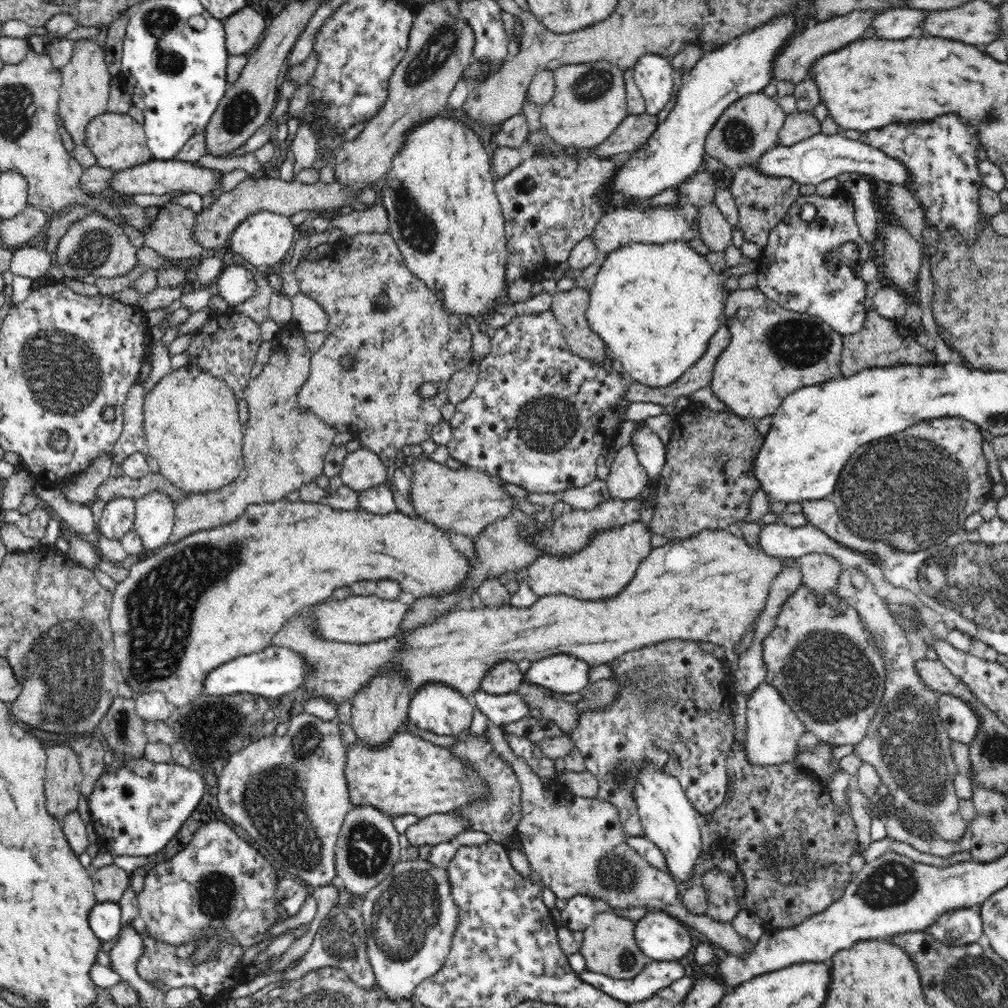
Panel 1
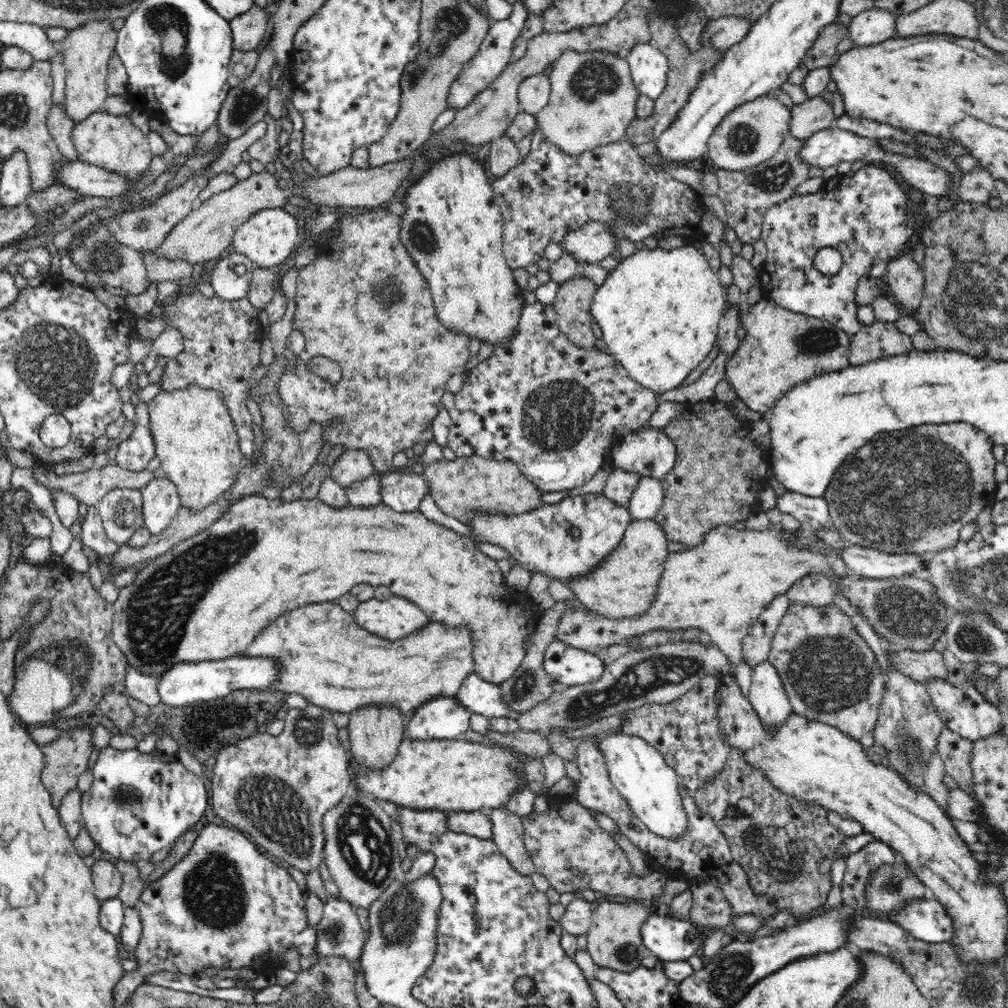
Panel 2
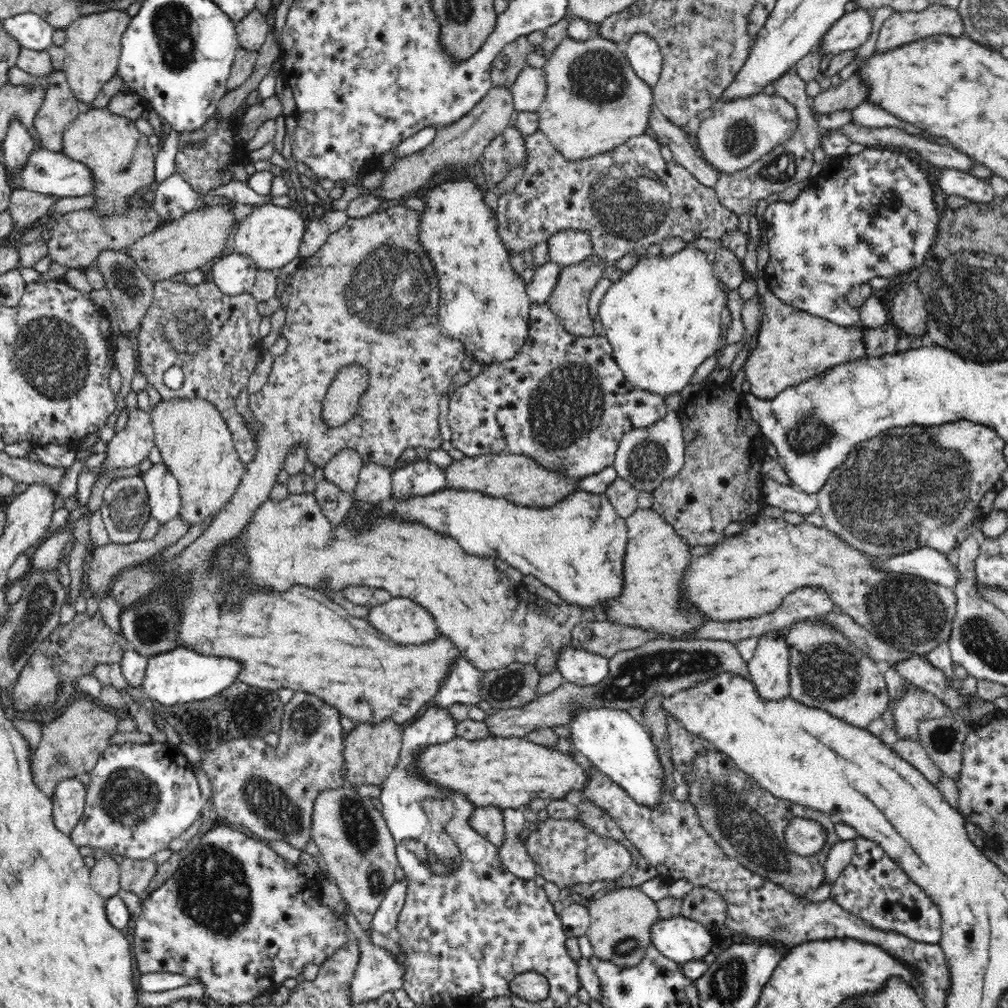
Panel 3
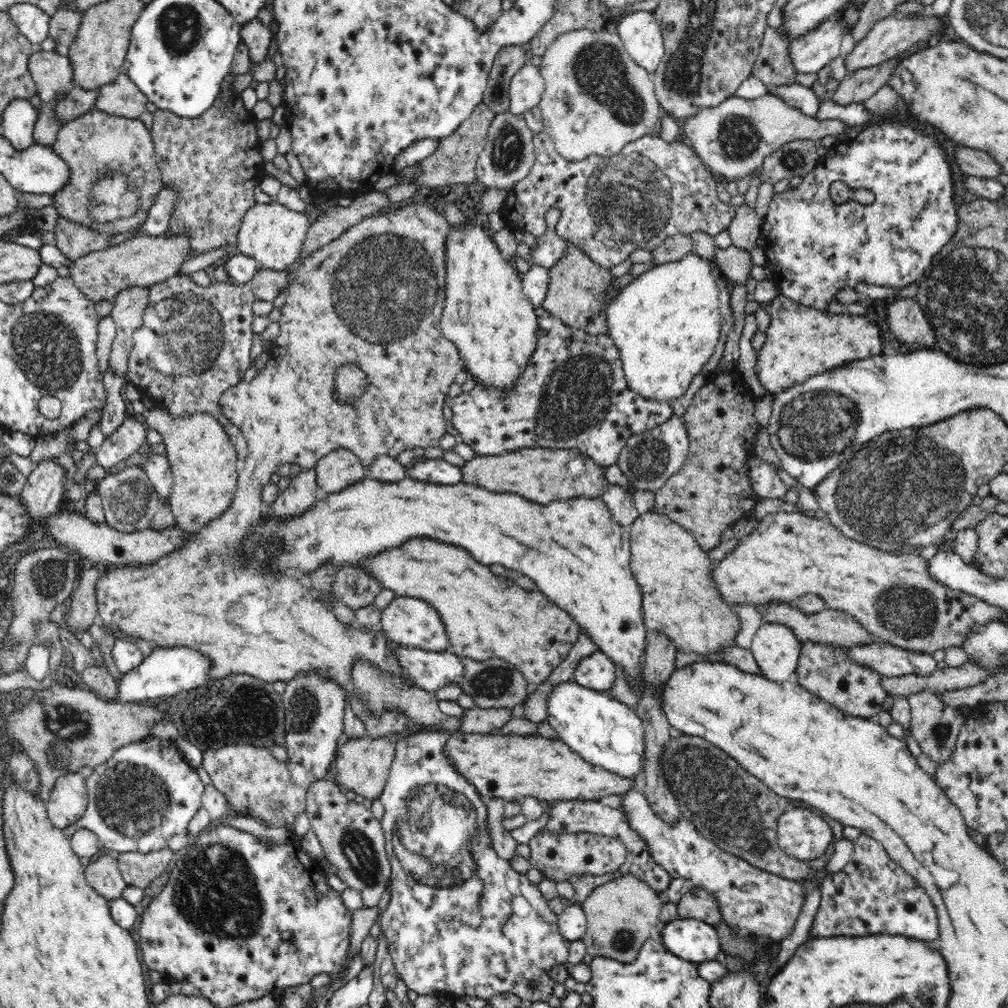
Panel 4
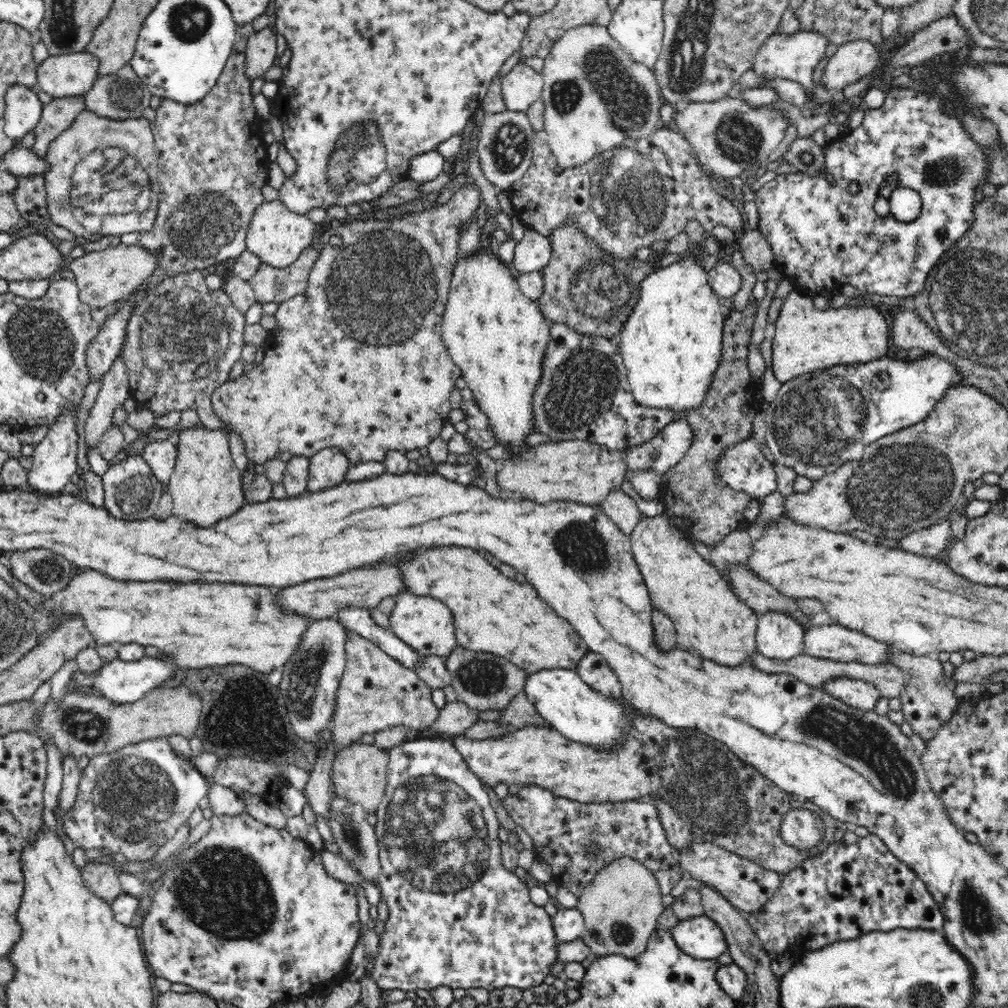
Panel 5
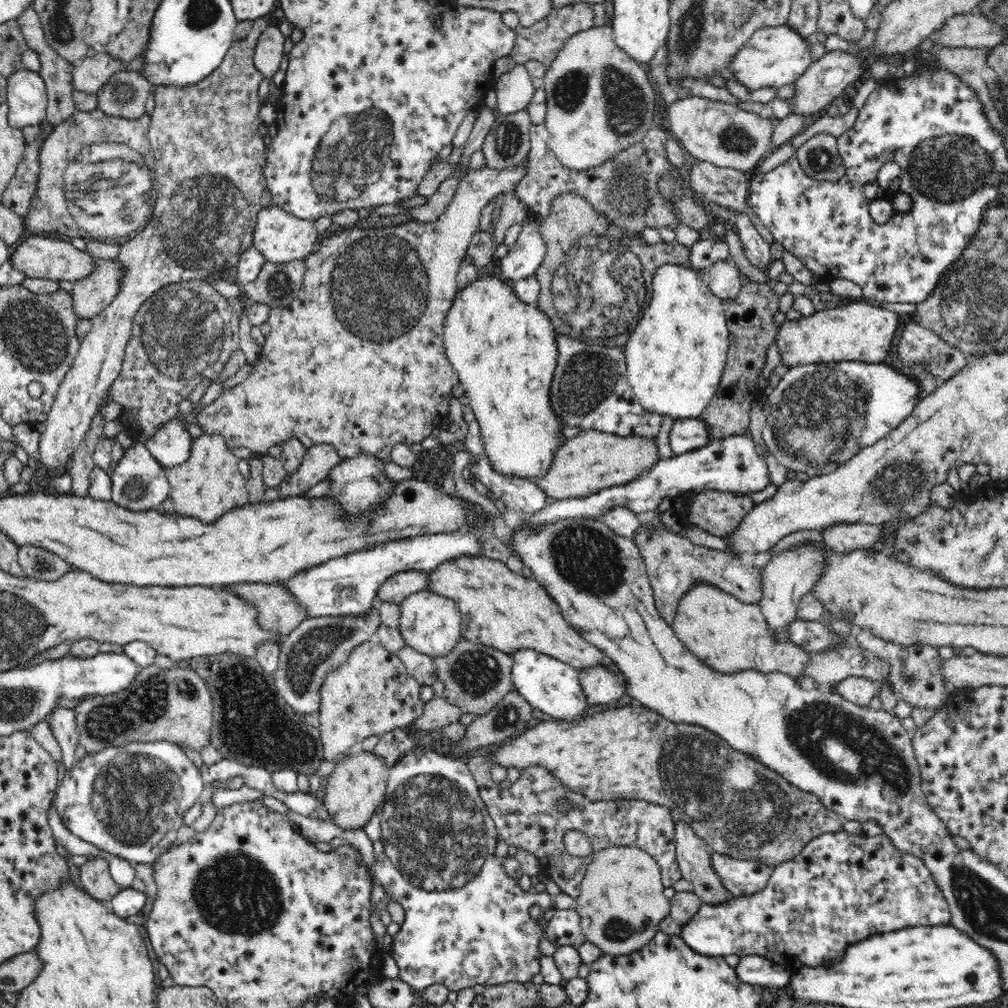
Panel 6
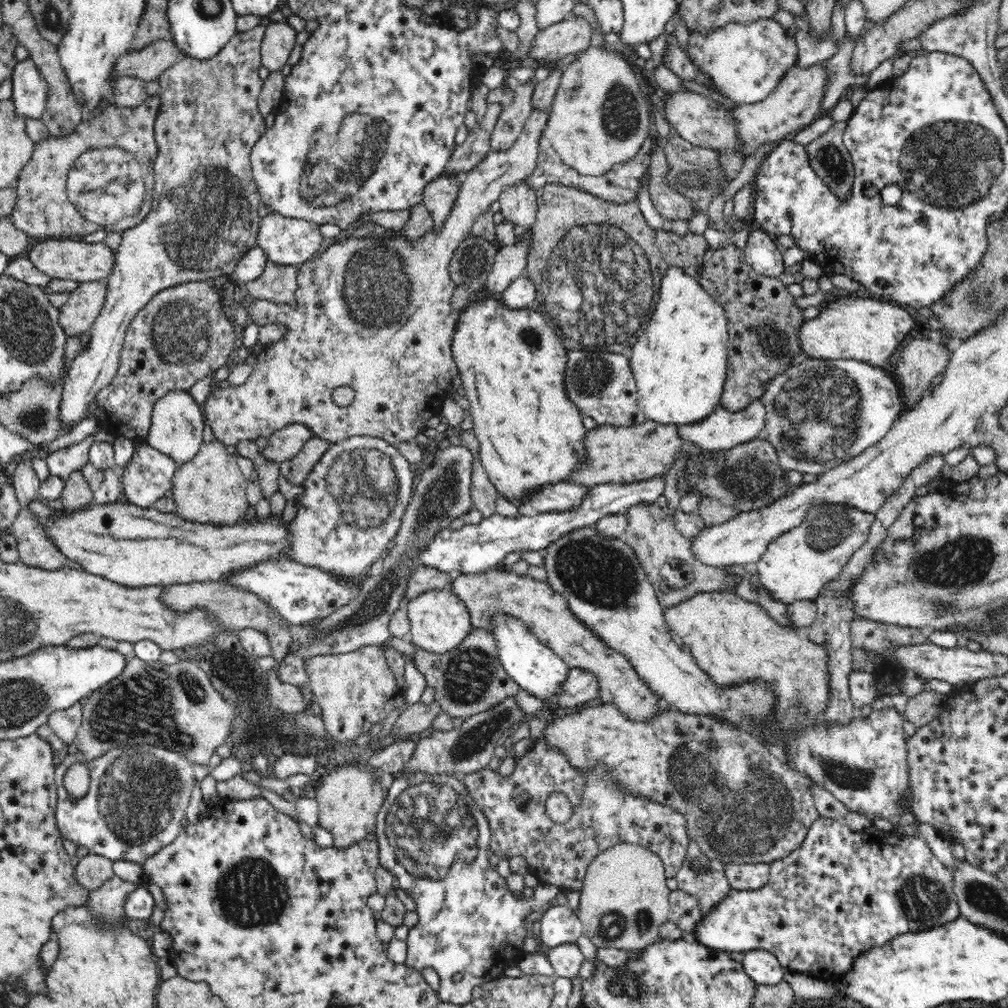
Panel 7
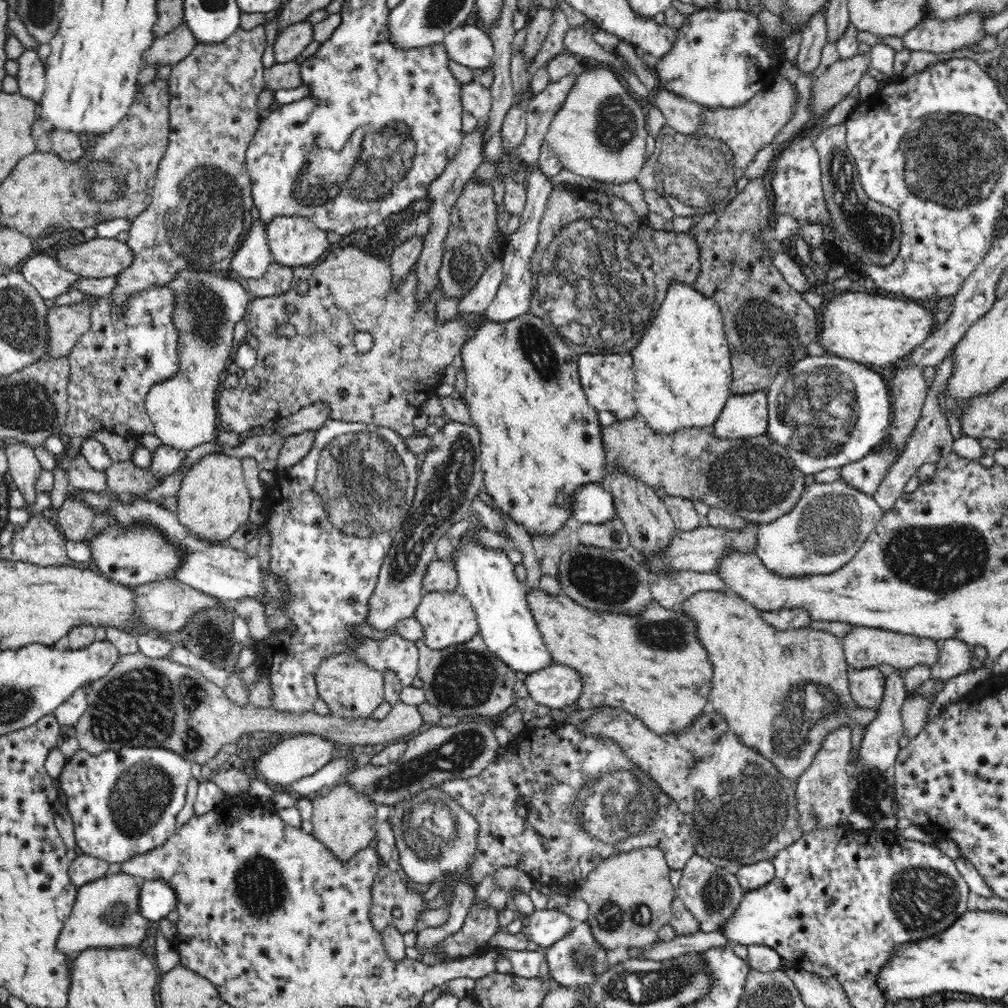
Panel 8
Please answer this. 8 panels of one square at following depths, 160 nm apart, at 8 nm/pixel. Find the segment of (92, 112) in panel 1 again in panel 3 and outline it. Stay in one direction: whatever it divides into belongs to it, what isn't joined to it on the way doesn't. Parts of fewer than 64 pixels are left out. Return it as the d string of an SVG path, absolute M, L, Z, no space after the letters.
M108 10L108 12L87 14L71 22L65 29L65 50L63 72L68 86L80 106L89 104L118 71L120 56L120 38L131 19L125 11Z

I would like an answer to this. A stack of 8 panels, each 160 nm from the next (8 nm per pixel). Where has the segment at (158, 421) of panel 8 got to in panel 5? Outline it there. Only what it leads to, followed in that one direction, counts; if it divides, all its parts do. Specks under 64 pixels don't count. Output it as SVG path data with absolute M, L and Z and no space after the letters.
M168 440L154 442L144 448L143 459L148 463L152 473L163 487L168 485L176 466L176 457L179 454L177 446Z

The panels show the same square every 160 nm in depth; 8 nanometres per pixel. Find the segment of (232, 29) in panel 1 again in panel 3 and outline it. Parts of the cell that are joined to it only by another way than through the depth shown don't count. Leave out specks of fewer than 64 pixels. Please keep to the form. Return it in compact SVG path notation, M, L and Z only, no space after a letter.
M257 9L250 11L242 20L237 21L235 27L238 46L249 51L260 50L268 32L271 32L266 15Z

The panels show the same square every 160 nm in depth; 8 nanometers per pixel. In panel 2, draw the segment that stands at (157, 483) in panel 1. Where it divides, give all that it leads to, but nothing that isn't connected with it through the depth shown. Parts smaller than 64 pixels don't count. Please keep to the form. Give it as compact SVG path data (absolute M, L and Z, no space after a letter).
M112 462L105 468L100 470L88 470L82 474L68 474L68 476L56 476L52 466L40 465L35 470L35 477L40 484L43 484L48 489L56 489L56 491L64 491L68 494L73 494L79 502L84 502L89 506L96 506L108 492L116 489L130 489L141 491L144 486L148 486L152 480L158 480L160 472L150 472L148 470L142 472L131 472L121 468L116 462Z

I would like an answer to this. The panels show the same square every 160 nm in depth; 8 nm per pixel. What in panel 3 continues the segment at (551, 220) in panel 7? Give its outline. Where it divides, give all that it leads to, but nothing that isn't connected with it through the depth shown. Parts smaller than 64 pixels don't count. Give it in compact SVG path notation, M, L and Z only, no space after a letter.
M594 254L581 263L564 267L561 270L558 282L546 303L568 333L579 337L594 335L594 326L588 315L588 299L590 298L590 292L598 284L598 280L602 278L602 272L608 269L608 264L600 256Z

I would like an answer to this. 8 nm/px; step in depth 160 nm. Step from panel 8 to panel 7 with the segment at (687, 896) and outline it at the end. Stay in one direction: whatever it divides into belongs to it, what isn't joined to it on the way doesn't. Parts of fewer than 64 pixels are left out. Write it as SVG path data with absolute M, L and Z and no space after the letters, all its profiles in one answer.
M685 862L675 879L678 889L698 899L703 915L708 915L732 889L726 875L717 871L696 871Z

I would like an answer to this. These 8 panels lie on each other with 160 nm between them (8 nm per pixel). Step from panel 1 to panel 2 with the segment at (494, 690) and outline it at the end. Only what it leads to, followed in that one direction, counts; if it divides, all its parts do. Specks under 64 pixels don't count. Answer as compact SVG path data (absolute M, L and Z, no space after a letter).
M250 495L242 497L236 501L222 518L213 522L206 530L200 534L186 538L183 542L173 546L165 554L158 556L136 569L134 581L119 589L117 599L113 602L114 616L112 624L112 640L116 646L126 655L128 666L140 671L142 674L152 675L161 678L176 663L197 663L202 661L217 661L230 658L236 655L244 655L245 650L255 641L255 638L276 620L278 616L294 610L296 607L303 607L308 603L323 603L340 598L342 594L349 592L357 584L370 584L373 587L380 585L387 586L394 595L408 599L416 603L432 618L433 621L441 622L447 626L467 626L473 632L473 657L475 673L485 682L490 682L495 686L502 686L524 660L526 650L524 649L524 639L529 638L535 628L537 616L531 615L533 609L528 595L519 597L518 592L511 590L504 584L504 577L496 561L490 559L486 554L482 554L474 542L448 529L443 525L436 524L429 520L420 510L398 512L392 507L380 502L376 506L357 507L354 505L328 506L320 499L300 499L297 501L284 501L281 498L268 499L262 495Z

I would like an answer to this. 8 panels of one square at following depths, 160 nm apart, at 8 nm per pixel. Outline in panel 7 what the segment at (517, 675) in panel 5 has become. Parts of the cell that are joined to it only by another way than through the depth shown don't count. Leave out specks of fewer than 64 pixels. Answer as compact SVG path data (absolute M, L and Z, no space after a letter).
M484 629L472 630L461 644L444 654L416 649L417 669L425 676L428 687L434 688L435 701L450 717L467 719L480 714L504 698L515 696L518 684L508 676L497 656L495 637Z

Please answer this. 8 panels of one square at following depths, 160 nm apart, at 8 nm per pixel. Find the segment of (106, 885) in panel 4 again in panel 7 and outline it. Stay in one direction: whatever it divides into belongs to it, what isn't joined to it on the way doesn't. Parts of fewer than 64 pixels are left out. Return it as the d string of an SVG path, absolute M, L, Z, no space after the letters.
M92 853L80 859L75 867L77 881L90 892L100 890L114 875L113 861Z

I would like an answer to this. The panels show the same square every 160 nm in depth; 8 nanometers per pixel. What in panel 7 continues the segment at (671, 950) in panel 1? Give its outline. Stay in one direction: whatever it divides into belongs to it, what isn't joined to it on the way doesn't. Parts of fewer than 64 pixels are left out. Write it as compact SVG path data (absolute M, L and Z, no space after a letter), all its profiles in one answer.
M820 817L815 820L807 830L807 834L800 846L794 849L788 856L776 859L770 864L768 884L759 890L731 890L728 897L724 898L708 915L704 915L701 922L688 937L693 937L696 942L712 948L713 950L732 953L746 953L752 950L766 950L776 956L779 964L791 972L803 972L825 982L838 982L844 972L852 969L853 961L871 946L882 946L884 942L896 938L900 934L920 933L943 926L952 920L959 918L960 912L952 884L952 870L930 851L922 836L904 838L900 834L886 834L877 830L856 832L837 819Z

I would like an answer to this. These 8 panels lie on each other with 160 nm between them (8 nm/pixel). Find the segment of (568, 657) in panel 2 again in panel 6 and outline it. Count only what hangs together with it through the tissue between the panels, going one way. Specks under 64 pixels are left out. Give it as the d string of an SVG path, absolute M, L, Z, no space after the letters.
M588 666L579 670L579 679L589 704L608 704L625 693L622 675L613 666Z

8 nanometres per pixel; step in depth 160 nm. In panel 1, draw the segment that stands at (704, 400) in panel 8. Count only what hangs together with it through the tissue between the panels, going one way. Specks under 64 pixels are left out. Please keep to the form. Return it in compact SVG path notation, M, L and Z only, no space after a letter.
M672 241L664 244L628 243L621 248L612 250L612 252L606 252L600 260L598 274L596 274L595 280L588 290L590 293L589 306L585 313L590 328L605 342L609 352L611 352L611 358L620 360L624 372L630 374L634 381L654 388L668 386L672 382L676 382L688 368L692 368L695 362L698 362L698 358L706 352L710 338L723 325L726 290L723 283L720 283L720 279L718 279L719 273L712 268L704 255L698 253L686 241Z

